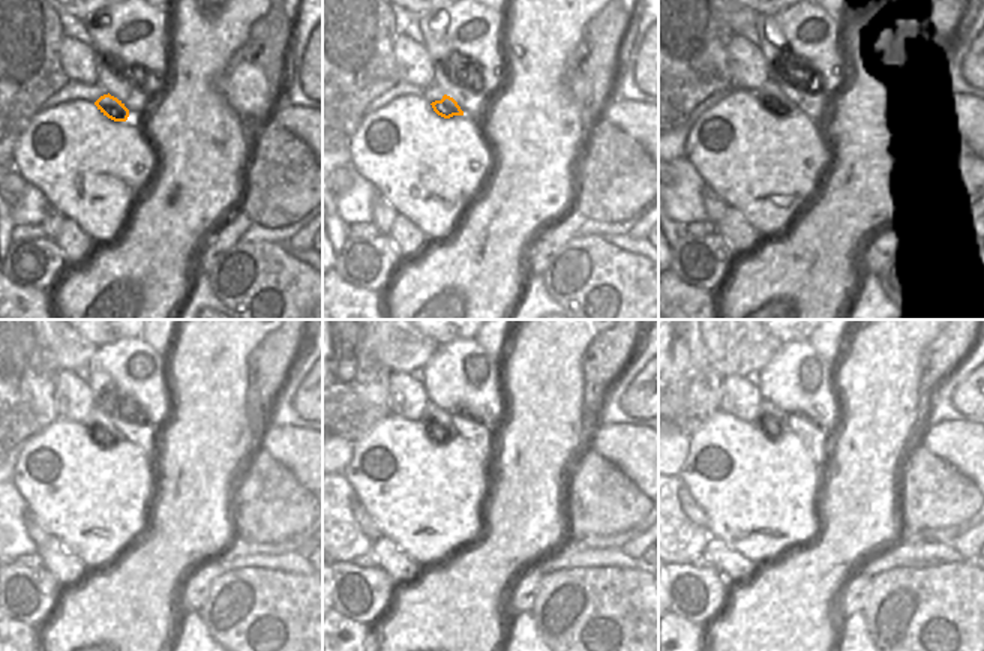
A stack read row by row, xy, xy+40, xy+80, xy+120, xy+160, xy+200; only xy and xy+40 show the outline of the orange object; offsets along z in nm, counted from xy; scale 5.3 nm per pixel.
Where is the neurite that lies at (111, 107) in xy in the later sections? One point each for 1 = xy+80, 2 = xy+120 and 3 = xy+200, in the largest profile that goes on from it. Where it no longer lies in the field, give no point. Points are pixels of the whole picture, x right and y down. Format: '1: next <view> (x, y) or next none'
1: next xy+80 (786, 105)
2: next xy+120 (98, 435)
3: next xy+200 (767, 425)

